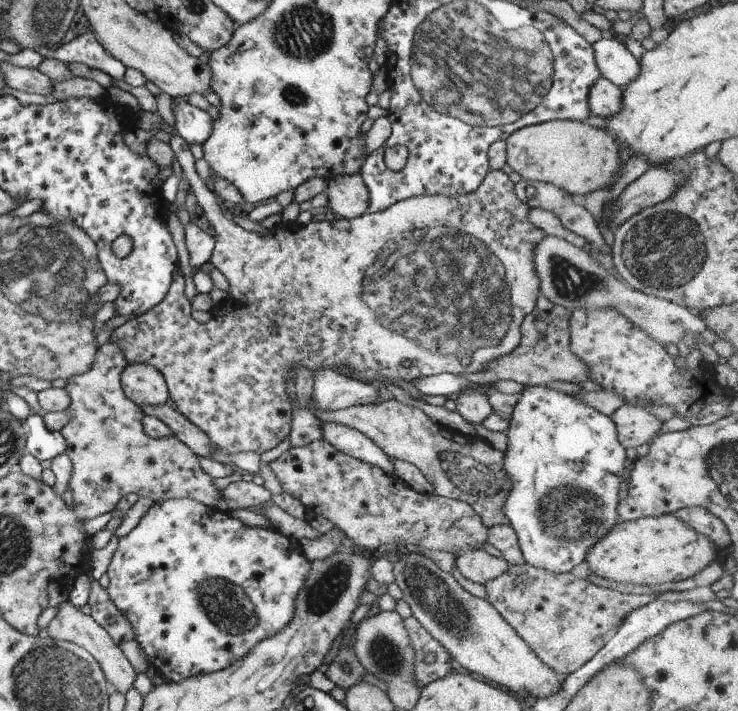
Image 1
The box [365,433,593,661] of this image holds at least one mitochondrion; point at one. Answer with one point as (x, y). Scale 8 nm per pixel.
(433, 595)

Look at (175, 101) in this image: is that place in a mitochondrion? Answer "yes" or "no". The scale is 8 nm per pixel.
no

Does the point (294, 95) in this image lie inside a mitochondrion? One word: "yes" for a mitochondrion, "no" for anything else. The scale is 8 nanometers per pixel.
yes

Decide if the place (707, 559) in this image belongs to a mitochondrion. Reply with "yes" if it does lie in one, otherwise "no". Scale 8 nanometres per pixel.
no

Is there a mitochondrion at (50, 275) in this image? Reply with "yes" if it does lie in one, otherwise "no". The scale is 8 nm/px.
yes

